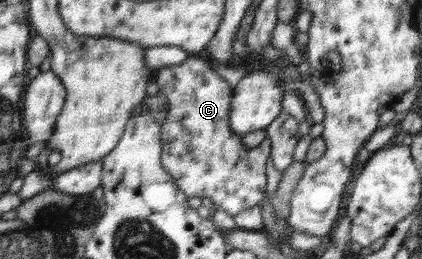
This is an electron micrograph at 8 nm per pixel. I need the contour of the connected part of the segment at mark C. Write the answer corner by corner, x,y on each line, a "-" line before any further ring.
195,55
180,65
156,72
159,94
168,99
168,114
163,122
163,167
184,194
209,198
214,203
213,210
221,209
234,217
258,206
265,198
265,164
271,157
271,141
266,137
258,149
248,149
241,136
232,134
230,115
236,86
216,75
212,65
212,60

